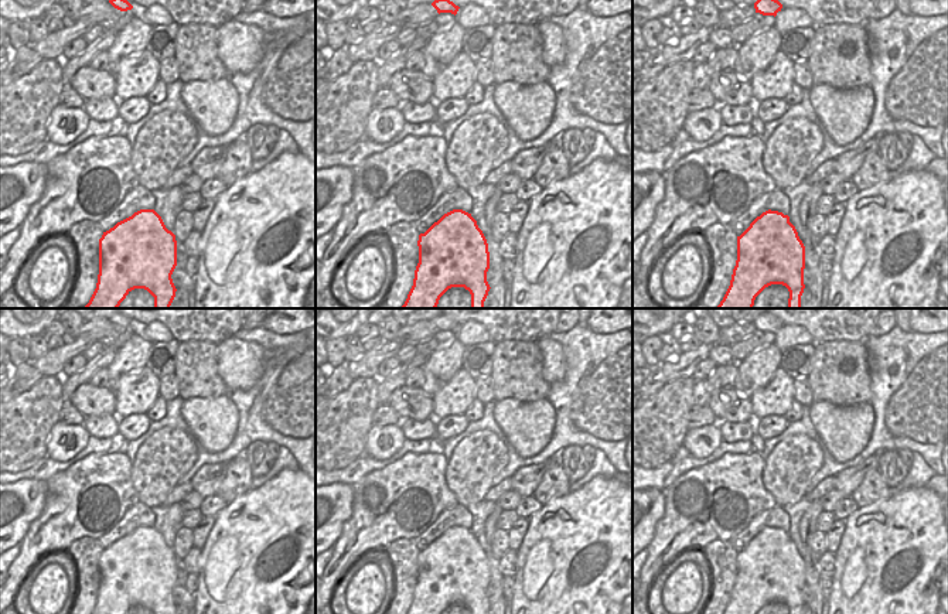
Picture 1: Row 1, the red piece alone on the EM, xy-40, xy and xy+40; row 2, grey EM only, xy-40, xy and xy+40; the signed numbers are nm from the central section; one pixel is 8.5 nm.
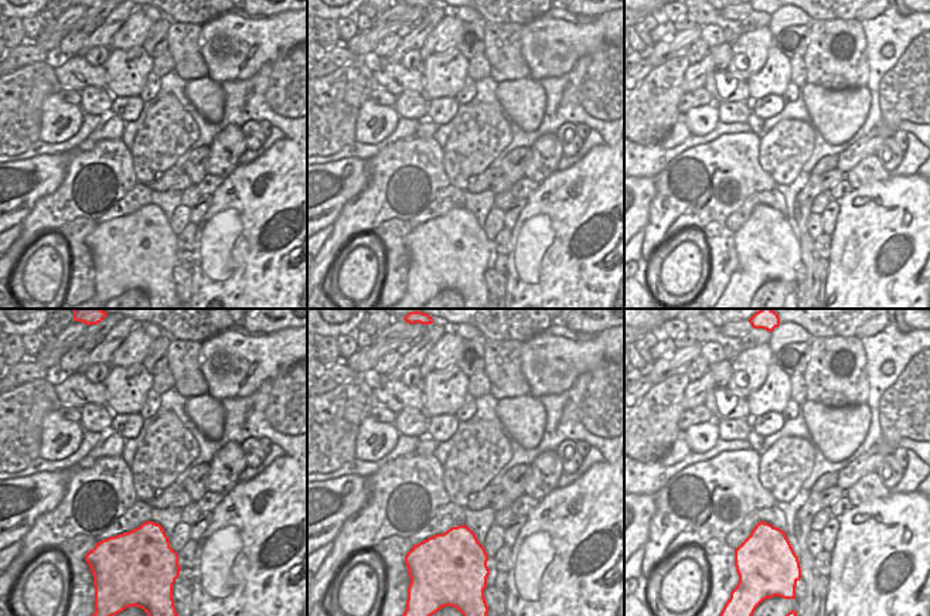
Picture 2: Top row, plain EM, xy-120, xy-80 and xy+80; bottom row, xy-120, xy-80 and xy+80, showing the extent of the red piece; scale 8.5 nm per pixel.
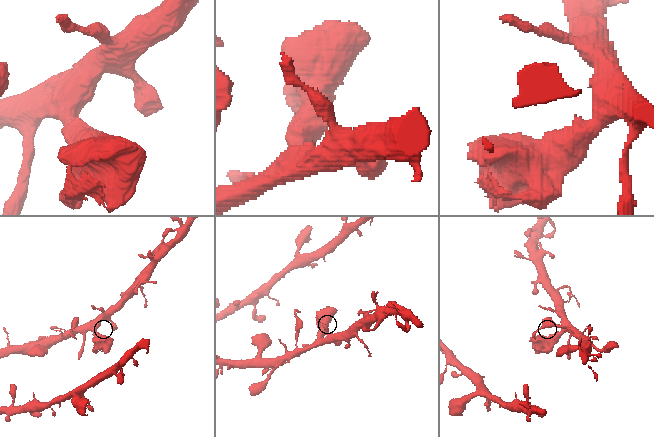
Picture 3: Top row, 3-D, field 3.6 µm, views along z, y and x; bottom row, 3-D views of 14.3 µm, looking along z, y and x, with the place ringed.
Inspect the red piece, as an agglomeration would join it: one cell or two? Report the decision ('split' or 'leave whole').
split

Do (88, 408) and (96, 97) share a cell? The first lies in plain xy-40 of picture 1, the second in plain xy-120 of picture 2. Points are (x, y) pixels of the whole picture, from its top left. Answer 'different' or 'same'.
different

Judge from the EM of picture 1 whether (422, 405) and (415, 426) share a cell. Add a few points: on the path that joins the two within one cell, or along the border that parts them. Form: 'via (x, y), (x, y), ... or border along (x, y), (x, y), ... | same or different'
border along (432, 416), (425, 419), (402, 419) | different

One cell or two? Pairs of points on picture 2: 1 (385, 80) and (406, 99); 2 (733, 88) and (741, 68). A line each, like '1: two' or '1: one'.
1: two
2: two

